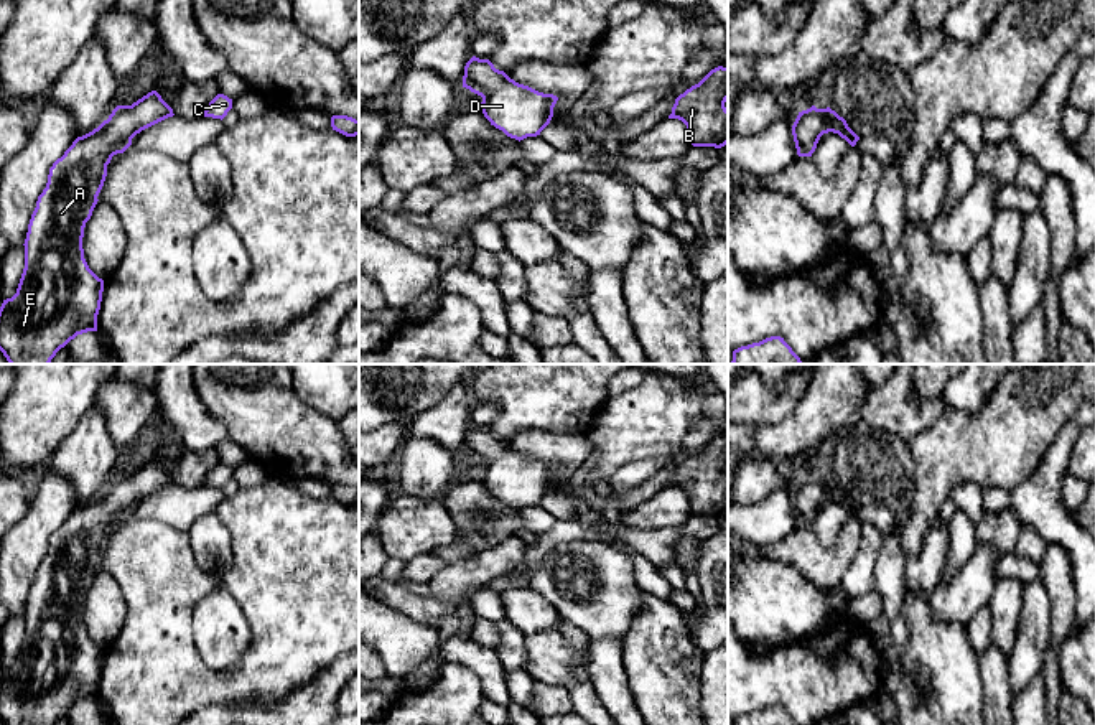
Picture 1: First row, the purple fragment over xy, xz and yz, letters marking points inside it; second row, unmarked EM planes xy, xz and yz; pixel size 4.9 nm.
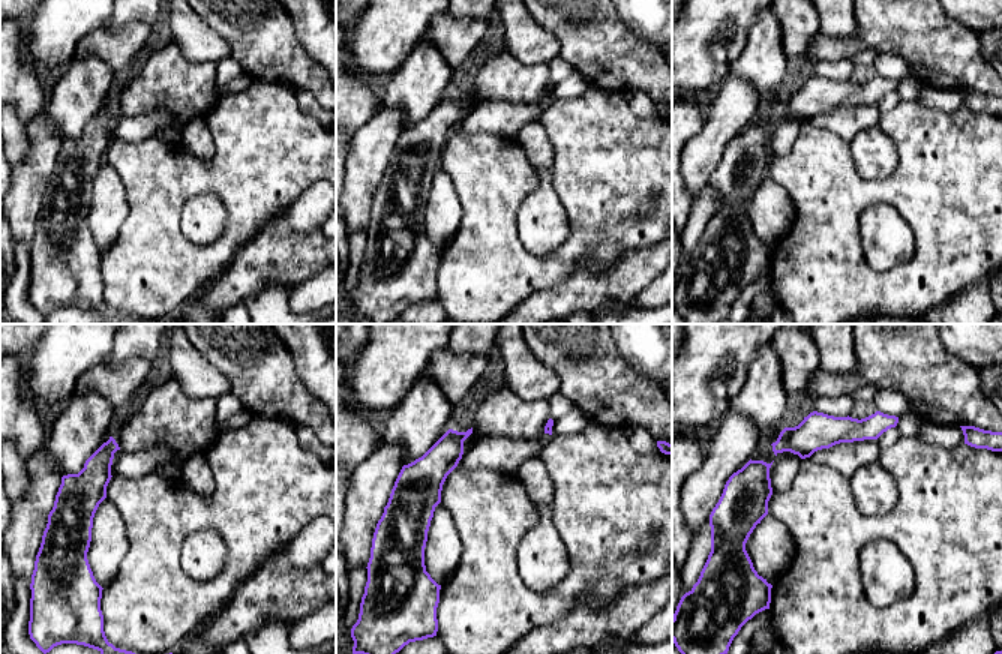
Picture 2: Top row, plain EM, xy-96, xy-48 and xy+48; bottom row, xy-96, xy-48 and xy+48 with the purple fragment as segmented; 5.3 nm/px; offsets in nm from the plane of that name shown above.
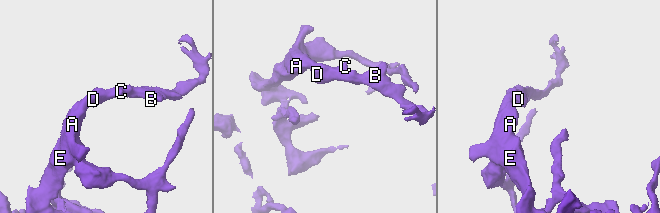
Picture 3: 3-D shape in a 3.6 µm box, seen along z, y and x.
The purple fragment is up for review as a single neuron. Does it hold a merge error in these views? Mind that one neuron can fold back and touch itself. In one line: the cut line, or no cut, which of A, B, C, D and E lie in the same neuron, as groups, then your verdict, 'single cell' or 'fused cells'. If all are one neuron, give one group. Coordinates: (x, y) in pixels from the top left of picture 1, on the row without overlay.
cut none; groups A B C D E; single cell

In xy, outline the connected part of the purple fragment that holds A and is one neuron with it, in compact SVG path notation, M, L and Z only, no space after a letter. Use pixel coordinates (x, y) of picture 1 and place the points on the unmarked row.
M156 460L132 475L117 475L107 489L77 506L49 537L25 608L25 638L12 667L0 676L0 720L3 725L56 725L77 704L97 700L104 649L84 628L86 592L97 573L112 526L123 522L142 499L173 486L173 478Z

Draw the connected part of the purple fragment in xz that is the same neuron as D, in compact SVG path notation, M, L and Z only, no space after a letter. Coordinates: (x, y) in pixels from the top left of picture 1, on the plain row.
M473 425L464 435L463 456L482 466L484 486L507 506L537 506L550 493L558 470L510 448L489 428Z

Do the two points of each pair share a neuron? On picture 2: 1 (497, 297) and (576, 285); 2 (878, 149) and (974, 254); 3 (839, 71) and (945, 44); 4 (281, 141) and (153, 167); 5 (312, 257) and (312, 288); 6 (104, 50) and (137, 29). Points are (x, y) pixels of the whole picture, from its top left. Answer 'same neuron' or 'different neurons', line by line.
1: different neurons
2: different neurons
3: different neurons
4: same neuron
5: different neurons
6: same neuron

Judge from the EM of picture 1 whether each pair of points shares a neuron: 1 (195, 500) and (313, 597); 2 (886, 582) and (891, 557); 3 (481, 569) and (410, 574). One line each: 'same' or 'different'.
1: different
2: same
3: different

